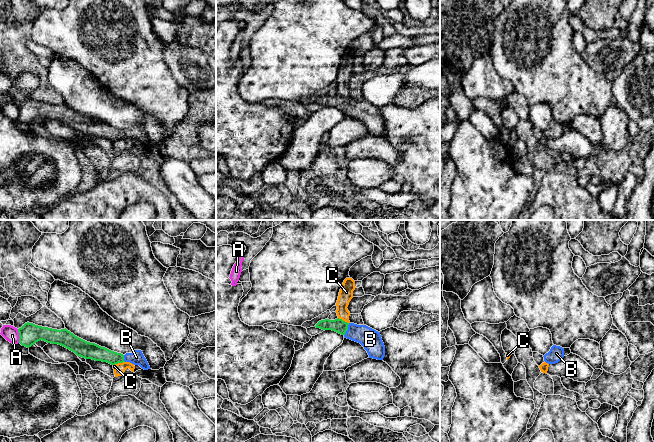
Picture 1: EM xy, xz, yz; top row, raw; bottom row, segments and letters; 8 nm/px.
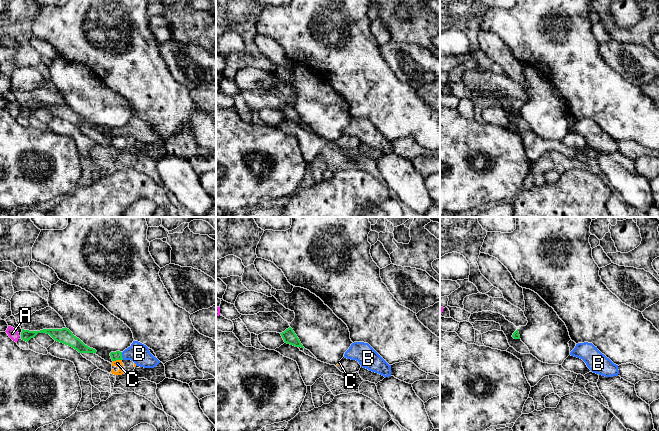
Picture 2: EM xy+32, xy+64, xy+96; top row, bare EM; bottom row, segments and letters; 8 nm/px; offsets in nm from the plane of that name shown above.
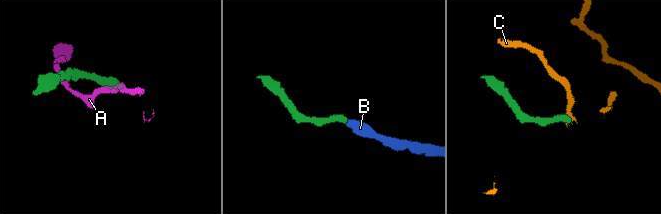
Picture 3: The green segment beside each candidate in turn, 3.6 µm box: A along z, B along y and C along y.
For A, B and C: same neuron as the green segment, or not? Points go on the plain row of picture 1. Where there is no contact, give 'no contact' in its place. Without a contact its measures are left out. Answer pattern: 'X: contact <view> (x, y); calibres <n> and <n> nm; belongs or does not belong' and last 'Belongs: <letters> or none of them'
A: contact xy (19, 112); calibres 170 and 120 nm; does not belong
B: contact xz (347, 105); calibres 110 and 170 nm; belongs
C: contact xy (118, 138); calibres 130 and 90 nm; does not belong
Belongs: B

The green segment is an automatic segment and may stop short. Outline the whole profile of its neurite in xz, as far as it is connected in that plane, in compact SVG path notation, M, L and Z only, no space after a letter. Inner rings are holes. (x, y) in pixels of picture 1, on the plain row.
M337 94L321 96L314 103L335 107L347 115L360 119L367 127L369 134L383 136L385 132L385 122L380 108L366 101L347 99Z

